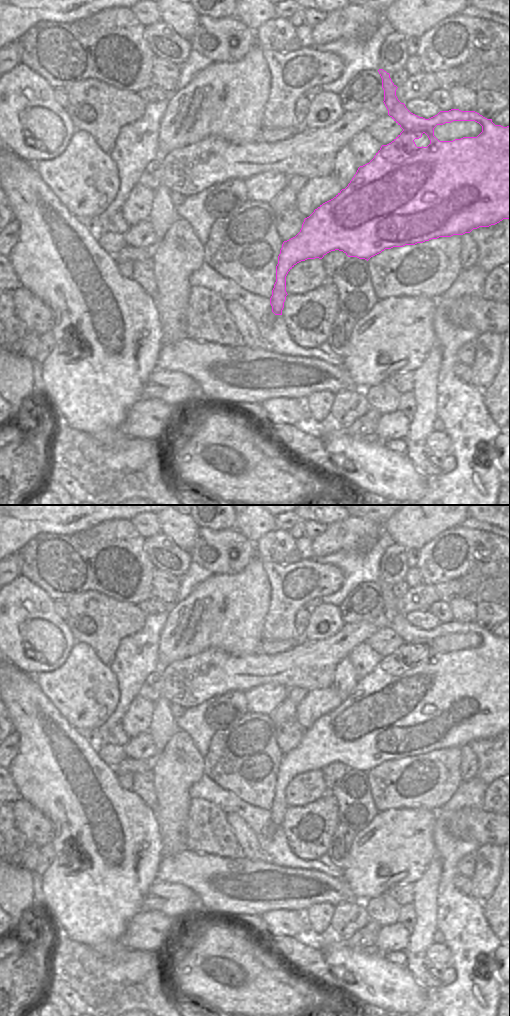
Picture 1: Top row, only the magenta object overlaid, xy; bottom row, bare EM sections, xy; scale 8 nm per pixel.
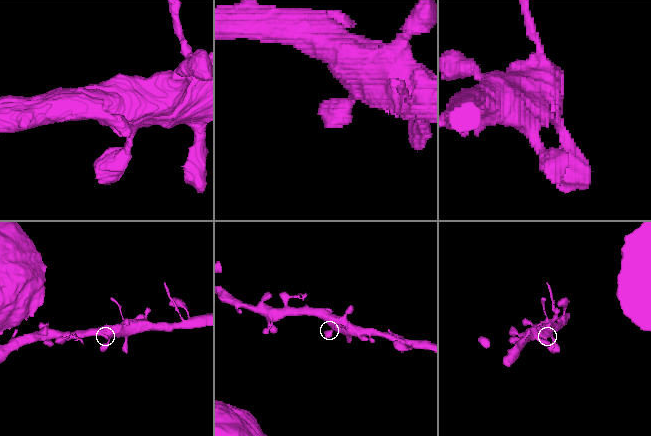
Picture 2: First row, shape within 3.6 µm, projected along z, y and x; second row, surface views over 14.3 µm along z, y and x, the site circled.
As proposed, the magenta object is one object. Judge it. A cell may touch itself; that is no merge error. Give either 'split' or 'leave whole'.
leave whole

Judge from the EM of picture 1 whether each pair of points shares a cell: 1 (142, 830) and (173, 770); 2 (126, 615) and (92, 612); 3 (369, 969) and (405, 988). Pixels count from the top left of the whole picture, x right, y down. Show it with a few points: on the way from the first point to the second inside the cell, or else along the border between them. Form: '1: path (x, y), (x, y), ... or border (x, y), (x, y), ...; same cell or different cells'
1: border (155, 809), (155, 821), (160, 832); different cells
2: path (118, 615), (100, 615); same cell
3: path (378, 978), (387, 986), (396, 988); same cell

